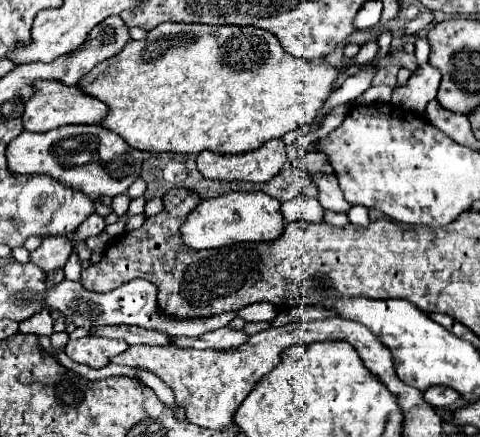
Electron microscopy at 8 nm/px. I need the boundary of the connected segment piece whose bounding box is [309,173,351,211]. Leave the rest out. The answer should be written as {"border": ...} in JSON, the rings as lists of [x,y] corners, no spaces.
{"border":[[[309,173],[309,179],[311,179],[311,185],[315,185],[317,191],[319,191],[317,193],[317,201],[321,203],[323,209],[347,211],[351,207],[351,205],[347,205],[335,175],[311,175]]]}

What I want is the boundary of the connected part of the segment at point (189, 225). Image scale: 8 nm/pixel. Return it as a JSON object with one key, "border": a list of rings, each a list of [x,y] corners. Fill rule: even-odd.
{"border":[[[231,191],[219,197],[201,199],[183,223],[183,243],[191,249],[215,249],[233,243],[275,241],[283,233],[281,203],[261,191]]]}

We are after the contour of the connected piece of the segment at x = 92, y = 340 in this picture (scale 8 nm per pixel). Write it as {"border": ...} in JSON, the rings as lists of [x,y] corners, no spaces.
{"border":[[[83,337],[77,341],[69,341],[65,345],[67,357],[71,357],[75,363],[83,363],[95,369],[101,369],[109,363],[109,357],[119,355],[127,351],[125,341],[115,341],[115,339],[105,339],[105,337]]]}

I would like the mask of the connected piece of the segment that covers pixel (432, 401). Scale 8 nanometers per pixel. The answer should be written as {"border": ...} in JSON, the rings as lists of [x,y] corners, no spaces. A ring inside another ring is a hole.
{"border":[[[431,387],[431,389],[423,391],[423,397],[433,407],[447,407],[447,405],[453,405],[461,399],[459,393],[455,393],[449,387]]]}

